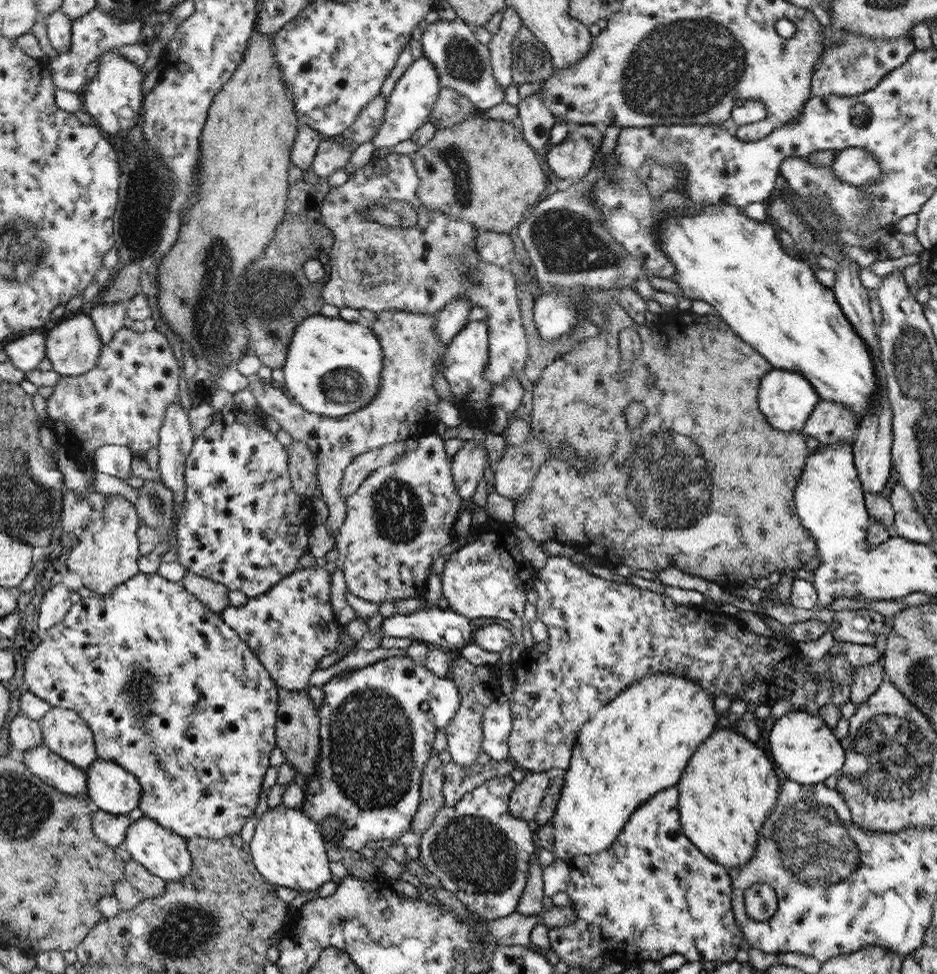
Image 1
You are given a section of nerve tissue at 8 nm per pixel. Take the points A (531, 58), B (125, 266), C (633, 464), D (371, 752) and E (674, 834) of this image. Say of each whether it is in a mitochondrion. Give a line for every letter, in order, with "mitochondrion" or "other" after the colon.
A: mitochondrion
B: other
C: mitochondrion
D: mitochondrion
E: other

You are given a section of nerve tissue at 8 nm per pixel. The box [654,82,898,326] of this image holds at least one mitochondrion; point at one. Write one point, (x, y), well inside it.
(861, 118)

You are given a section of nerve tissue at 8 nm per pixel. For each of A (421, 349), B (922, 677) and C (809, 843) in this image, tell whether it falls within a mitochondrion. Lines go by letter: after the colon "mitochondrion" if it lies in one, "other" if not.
A: mitochondrion
B: mitochondrion
C: mitochondrion

